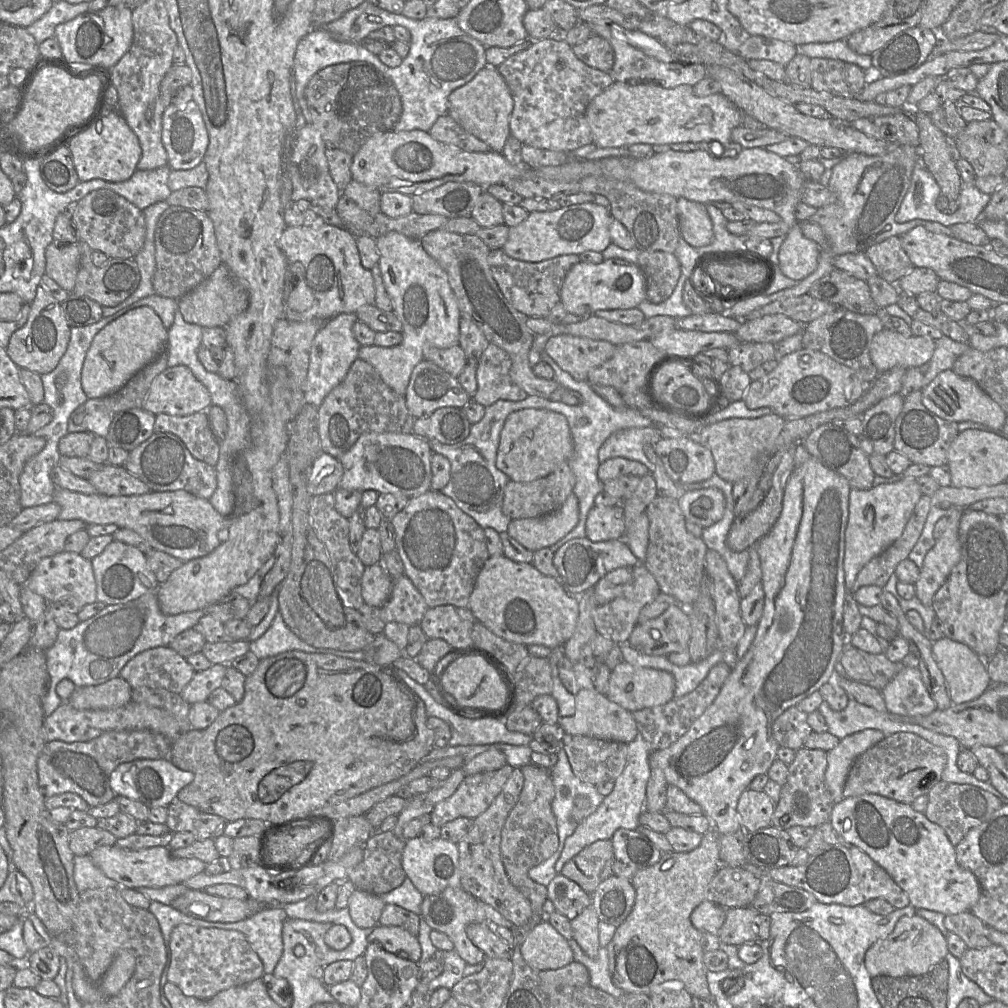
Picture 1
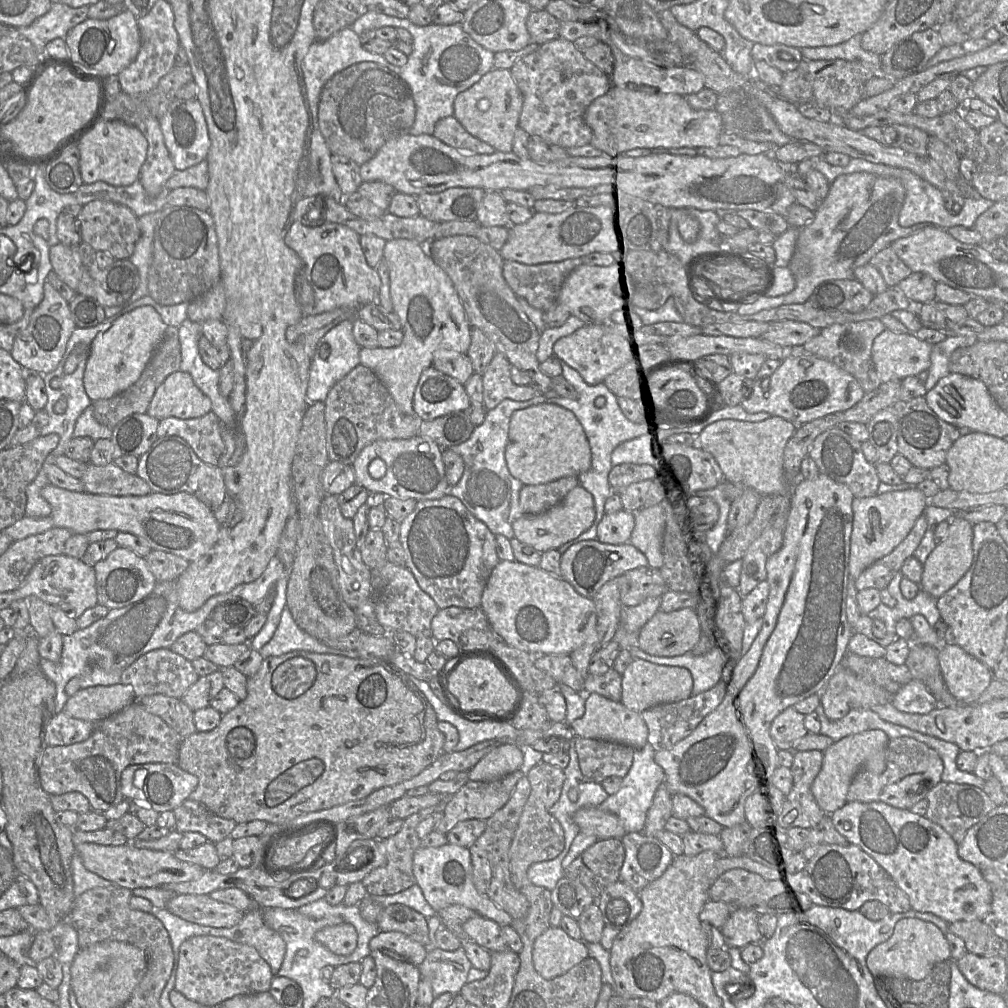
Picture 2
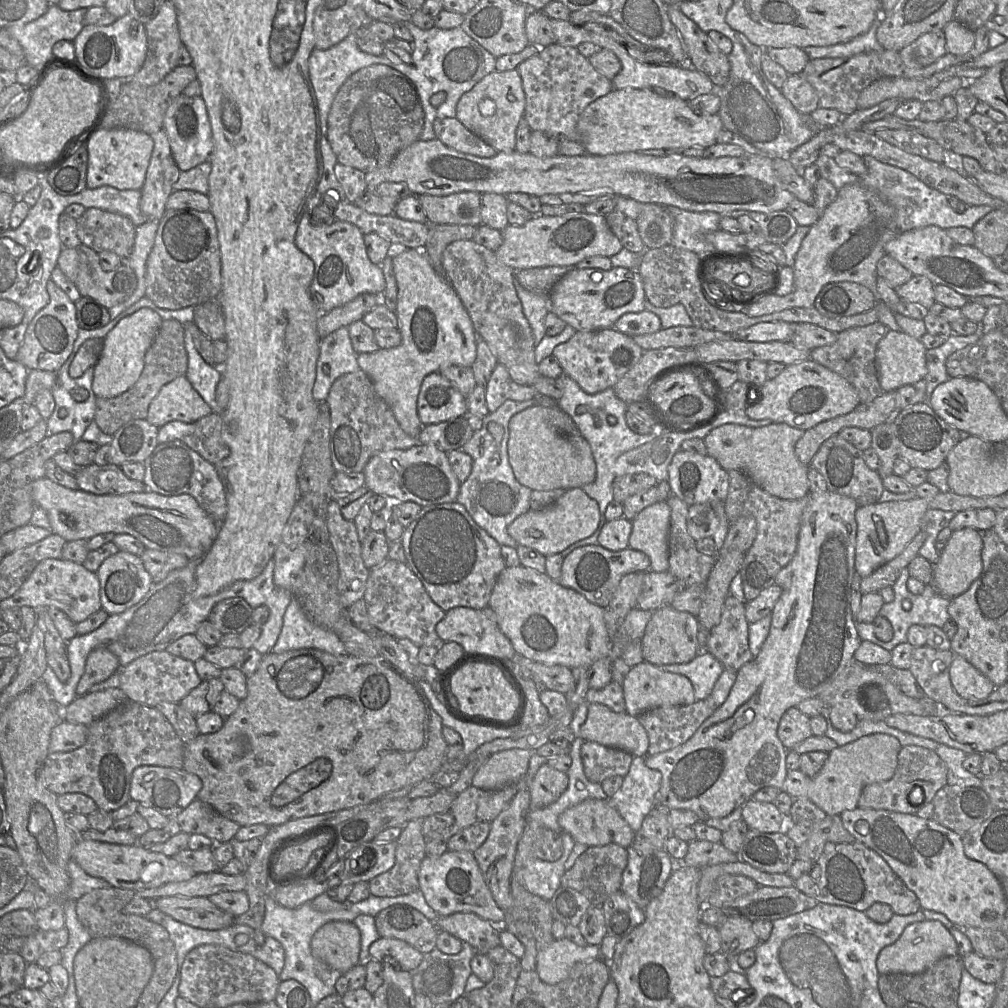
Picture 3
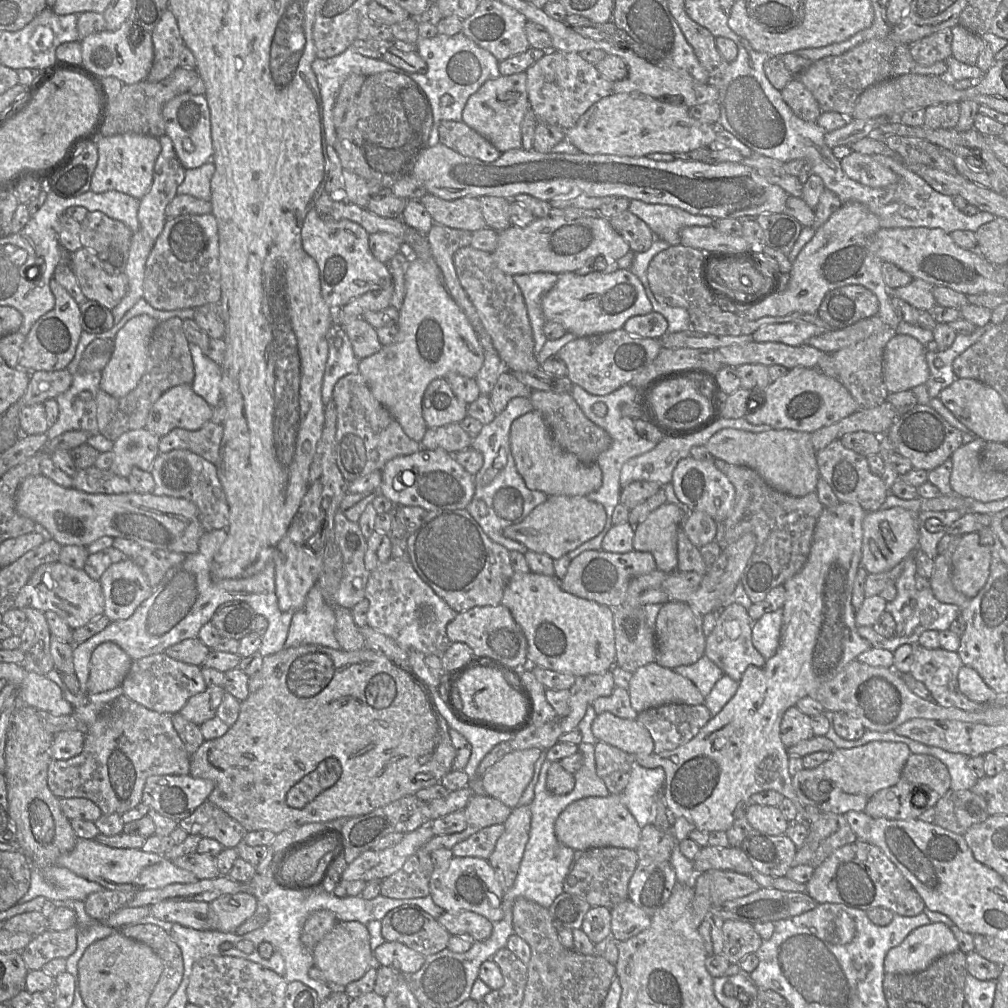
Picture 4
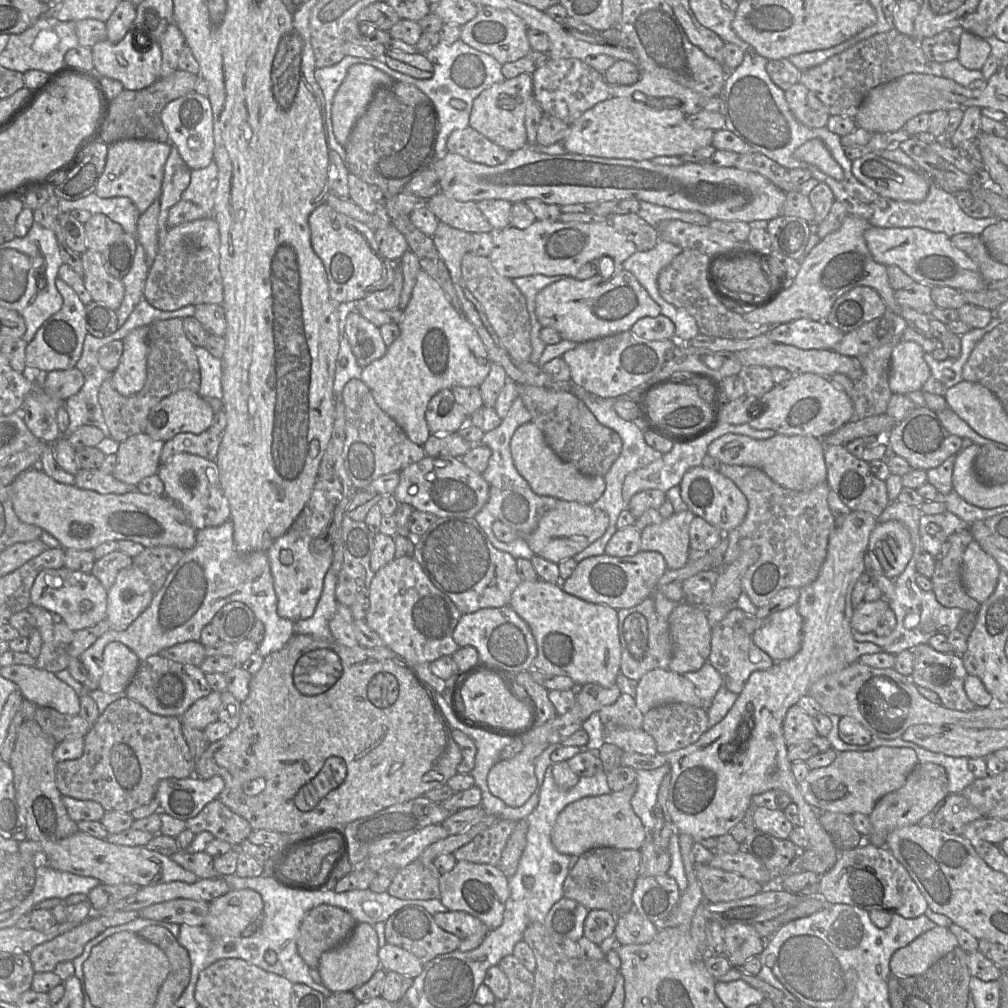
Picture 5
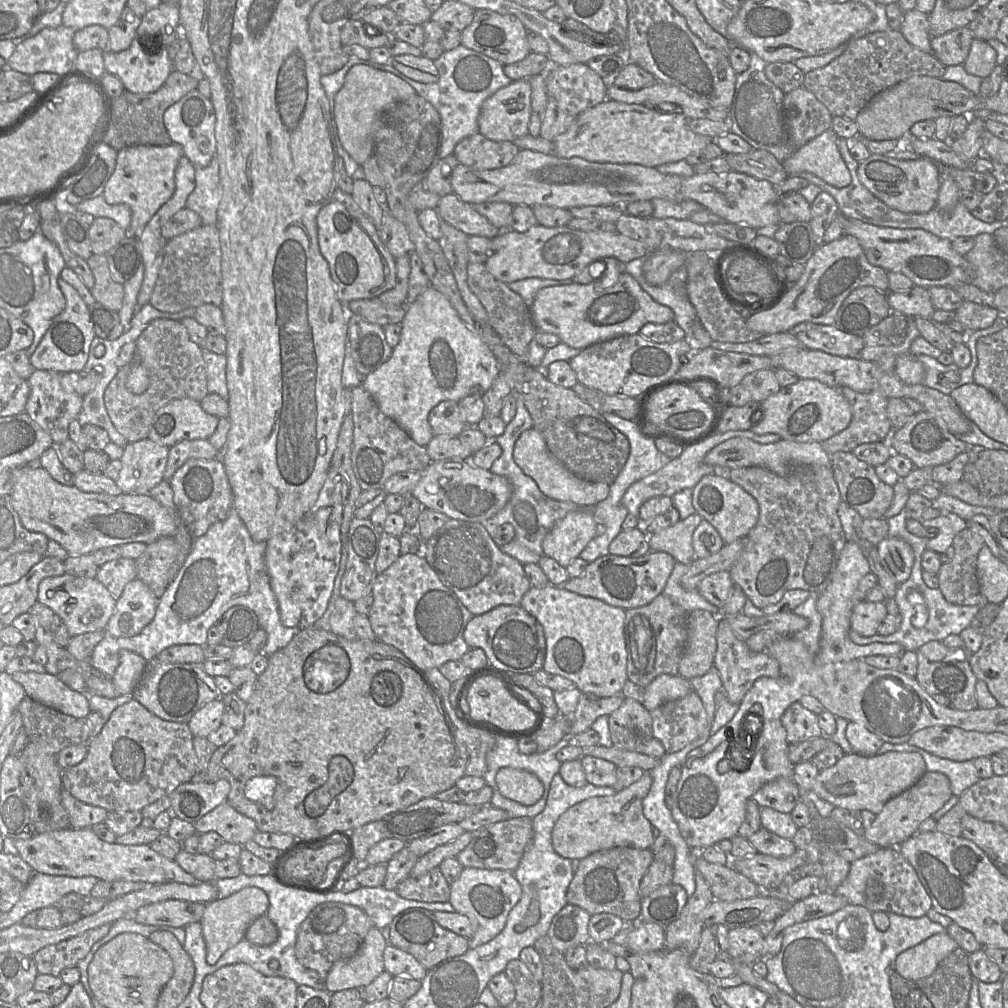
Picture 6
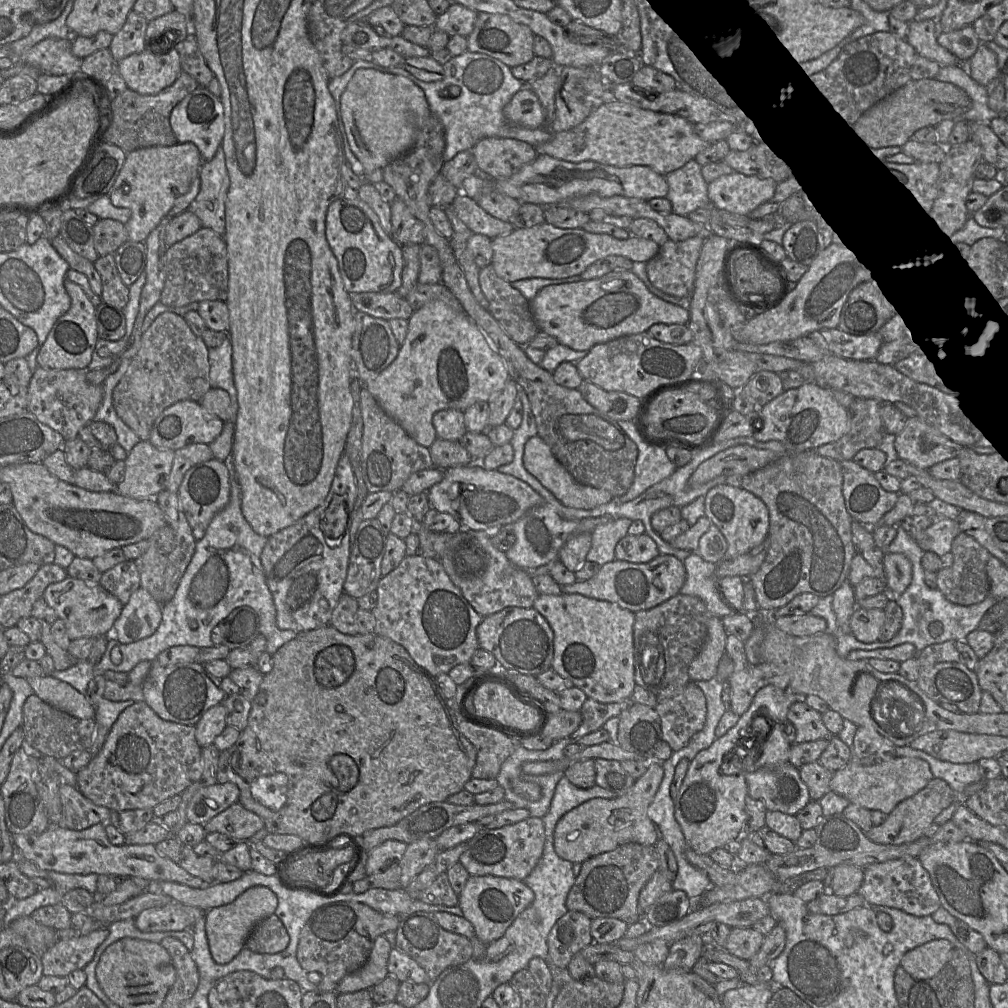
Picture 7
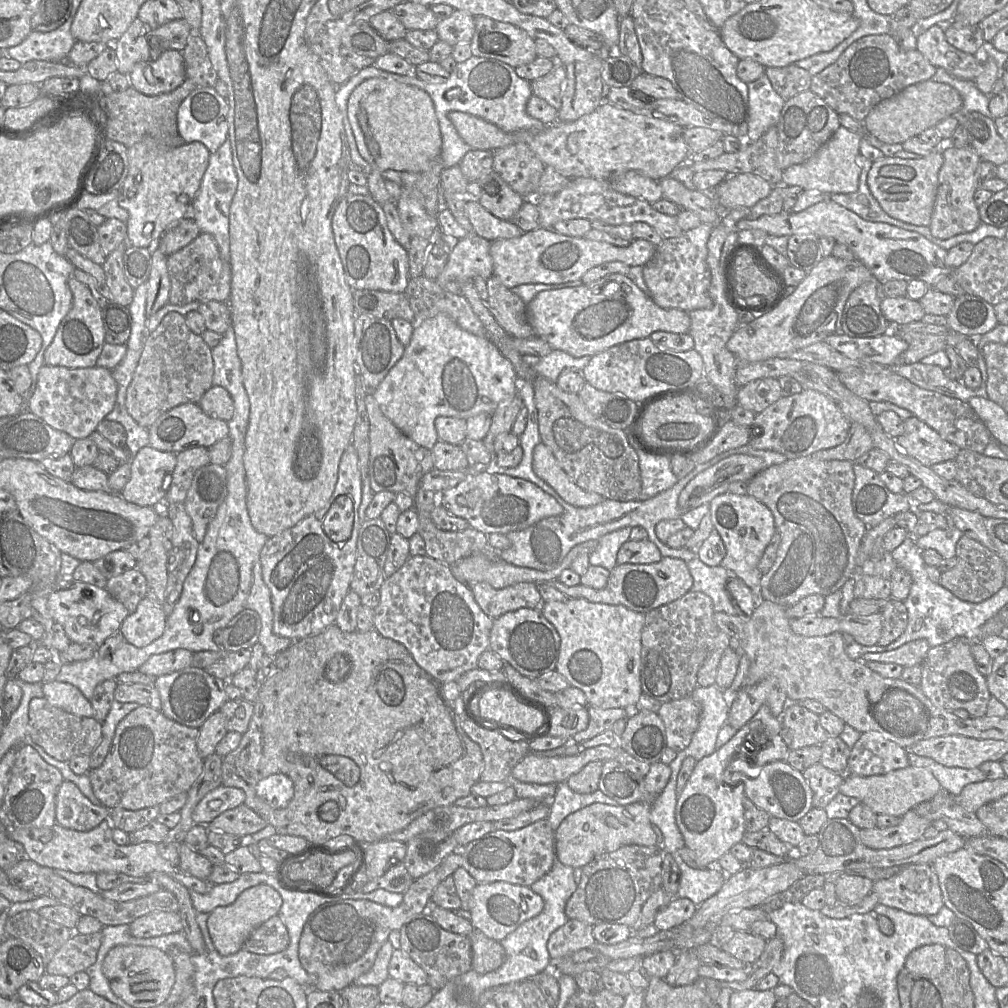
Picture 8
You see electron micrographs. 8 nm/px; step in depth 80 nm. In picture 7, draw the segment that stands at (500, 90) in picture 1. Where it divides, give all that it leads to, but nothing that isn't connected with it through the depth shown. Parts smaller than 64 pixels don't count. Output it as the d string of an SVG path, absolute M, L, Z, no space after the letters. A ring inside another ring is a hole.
M529 84L512 97L503 112L509 122L518 126L536 129L544 125L544 109Z

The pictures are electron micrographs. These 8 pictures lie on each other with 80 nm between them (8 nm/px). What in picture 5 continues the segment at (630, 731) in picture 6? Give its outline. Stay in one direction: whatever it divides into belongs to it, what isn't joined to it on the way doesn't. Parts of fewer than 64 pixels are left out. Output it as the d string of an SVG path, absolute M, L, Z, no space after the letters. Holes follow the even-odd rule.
M621 693L617 701L599 711L604 727L608 729L643 729L644 714L637 707L635 698Z

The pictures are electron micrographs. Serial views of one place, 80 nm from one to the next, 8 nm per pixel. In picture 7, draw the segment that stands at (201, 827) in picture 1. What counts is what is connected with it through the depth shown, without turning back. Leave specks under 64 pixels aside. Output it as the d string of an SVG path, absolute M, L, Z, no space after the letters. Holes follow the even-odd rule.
M237 802L210 819L204 824L204 828L207 833L219 832L234 841L248 841L264 828L264 822Z

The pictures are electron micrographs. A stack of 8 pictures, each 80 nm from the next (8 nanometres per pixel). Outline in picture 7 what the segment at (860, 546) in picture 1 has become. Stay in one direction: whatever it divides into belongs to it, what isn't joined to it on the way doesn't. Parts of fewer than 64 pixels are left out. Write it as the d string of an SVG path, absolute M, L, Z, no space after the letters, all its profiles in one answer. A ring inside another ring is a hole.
M885 552L884 578L891 596L899 596L905 592L912 581L912 565L909 559L900 553Z

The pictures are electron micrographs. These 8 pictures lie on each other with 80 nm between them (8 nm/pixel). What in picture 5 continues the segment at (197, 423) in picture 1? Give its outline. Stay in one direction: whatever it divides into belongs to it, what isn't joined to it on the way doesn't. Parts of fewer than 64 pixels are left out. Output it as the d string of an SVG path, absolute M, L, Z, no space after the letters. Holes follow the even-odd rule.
M210 429L200 433L179 433L164 442L161 452L161 463L167 462L177 453L190 453L214 461L221 443L221 435Z

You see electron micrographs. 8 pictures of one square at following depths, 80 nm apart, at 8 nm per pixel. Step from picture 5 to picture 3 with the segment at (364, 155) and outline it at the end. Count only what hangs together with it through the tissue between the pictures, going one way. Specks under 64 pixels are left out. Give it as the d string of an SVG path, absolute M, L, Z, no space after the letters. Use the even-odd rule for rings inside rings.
M374 64L353 73L337 92L326 137L339 163L366 174L389 165L400 151L420 140L424 120L415 83L401 72Z

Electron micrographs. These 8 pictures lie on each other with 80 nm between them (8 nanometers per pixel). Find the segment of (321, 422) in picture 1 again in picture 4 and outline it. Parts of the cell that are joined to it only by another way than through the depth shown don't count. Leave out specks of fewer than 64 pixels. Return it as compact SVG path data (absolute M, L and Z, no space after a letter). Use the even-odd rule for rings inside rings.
M361 373L340 378L333 388L332 399L337 411L335 458L347 482L381 471L389 460L422 449L421 444L409 438L389 411L375 399Z

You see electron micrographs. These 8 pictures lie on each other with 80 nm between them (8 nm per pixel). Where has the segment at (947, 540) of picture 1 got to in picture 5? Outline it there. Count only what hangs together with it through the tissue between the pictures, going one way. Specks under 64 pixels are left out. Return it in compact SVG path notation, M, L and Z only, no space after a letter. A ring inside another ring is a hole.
M976 540L967 546L961 567L962 583L966 593L979 603L994 592L1001 568Z

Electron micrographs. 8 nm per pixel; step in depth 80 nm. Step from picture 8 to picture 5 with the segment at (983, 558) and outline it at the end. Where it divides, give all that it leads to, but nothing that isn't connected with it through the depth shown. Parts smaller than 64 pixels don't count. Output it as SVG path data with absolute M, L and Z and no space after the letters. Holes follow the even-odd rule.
M963 528L949 537L948 554L935 565L931 581L937 601L946 608L960 608L976 612L980 604L965 591L961 577L963 556L967 546L974 540L968 528Z

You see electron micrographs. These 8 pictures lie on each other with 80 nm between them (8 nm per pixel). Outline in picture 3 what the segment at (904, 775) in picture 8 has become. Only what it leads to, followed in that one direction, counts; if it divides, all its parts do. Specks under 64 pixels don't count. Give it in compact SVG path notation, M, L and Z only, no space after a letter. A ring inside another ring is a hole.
M875 733L863 736L843 746L837 746L828 753L828 758L820 771L814 777L808 777L799 770L788 770L782 791L792 798L808 798L827 816L840 815L846 810L853 810L858 807L858 800L865 786L873 783L890 780L897 768L898 754L902 745L893 736L883 733Z

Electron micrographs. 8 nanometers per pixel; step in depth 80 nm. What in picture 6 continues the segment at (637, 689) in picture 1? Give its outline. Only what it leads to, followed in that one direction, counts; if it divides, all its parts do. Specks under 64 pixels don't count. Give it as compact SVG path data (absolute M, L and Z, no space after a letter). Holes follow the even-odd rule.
M661 674L645 688L643 705L650 712L667 701L682 698L693 691L689 680L680 675Z

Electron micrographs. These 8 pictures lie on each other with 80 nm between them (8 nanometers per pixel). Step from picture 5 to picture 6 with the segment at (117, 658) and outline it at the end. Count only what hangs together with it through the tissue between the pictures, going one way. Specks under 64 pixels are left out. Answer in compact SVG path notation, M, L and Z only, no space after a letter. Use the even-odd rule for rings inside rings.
M120 650L119 665L111 677L118 693L131 694L145 670L147 662L142 656L129 650Z

